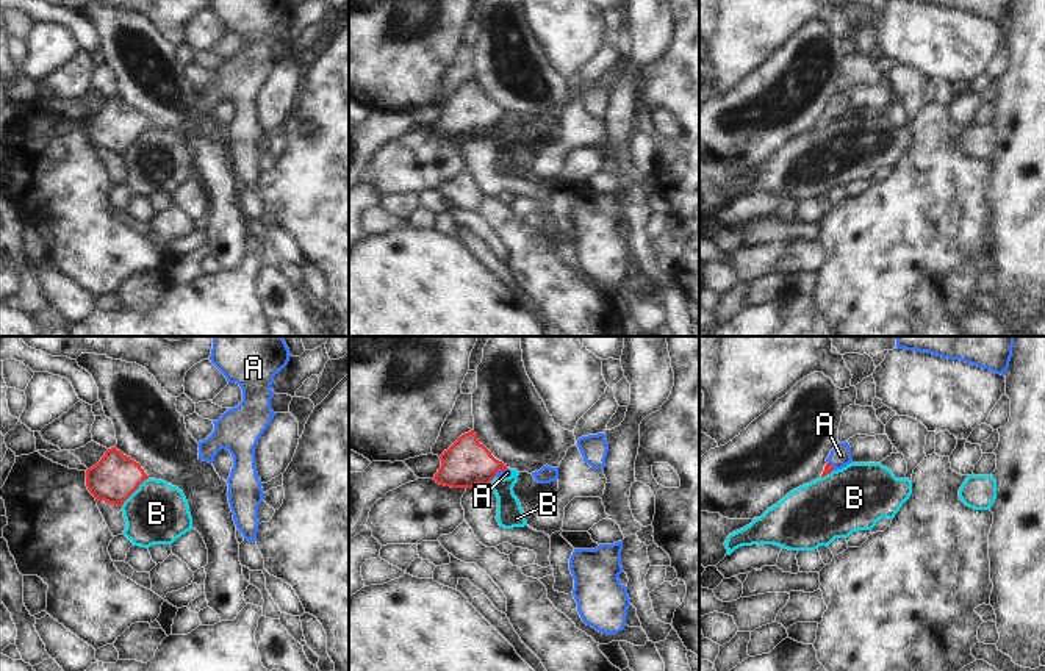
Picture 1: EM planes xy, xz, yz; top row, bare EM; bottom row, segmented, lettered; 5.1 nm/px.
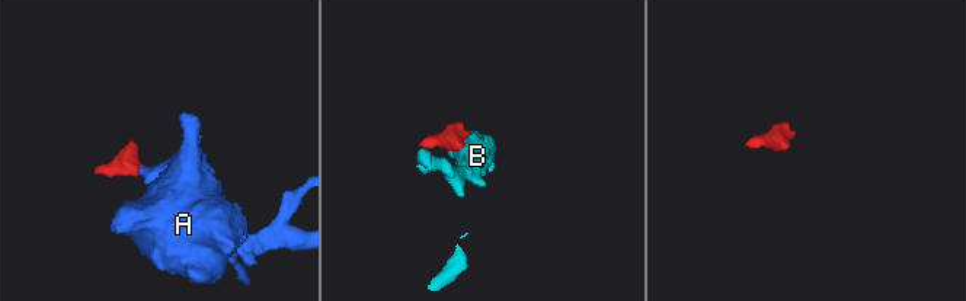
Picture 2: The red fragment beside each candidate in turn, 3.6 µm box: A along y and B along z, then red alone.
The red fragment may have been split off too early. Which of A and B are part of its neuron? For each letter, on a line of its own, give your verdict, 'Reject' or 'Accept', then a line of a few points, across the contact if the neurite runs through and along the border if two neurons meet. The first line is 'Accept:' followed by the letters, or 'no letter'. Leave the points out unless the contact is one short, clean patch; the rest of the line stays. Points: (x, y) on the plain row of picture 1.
Accept: A
A: Accept. Line: xz (466, 113), (499, 119), (507, 122)
B: Reject. Line: xy (147, 127), (121, 155).

